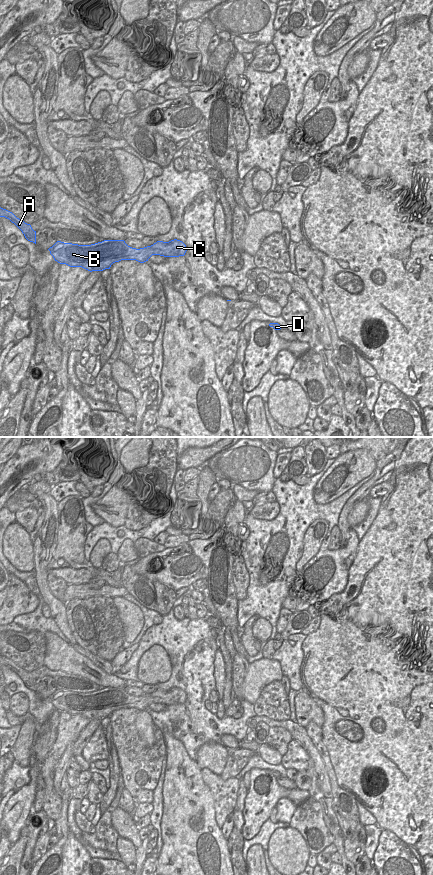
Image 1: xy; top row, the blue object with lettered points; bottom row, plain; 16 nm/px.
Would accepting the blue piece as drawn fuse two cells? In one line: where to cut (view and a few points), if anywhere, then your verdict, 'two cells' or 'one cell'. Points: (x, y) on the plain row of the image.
cut none; one cell

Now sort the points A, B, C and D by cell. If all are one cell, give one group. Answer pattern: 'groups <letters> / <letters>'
groups A B C D

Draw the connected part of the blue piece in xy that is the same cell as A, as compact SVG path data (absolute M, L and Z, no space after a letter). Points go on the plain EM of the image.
M0 655L0 665L5 665L14 671L24 682L25 686L36 692L36 679L34 679L30 672L17 666L12 660Z

